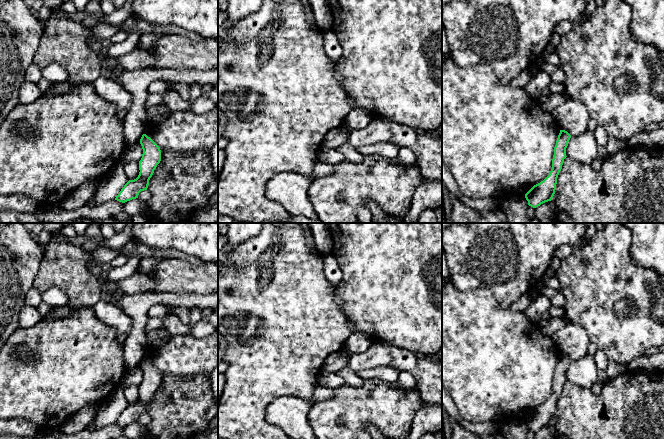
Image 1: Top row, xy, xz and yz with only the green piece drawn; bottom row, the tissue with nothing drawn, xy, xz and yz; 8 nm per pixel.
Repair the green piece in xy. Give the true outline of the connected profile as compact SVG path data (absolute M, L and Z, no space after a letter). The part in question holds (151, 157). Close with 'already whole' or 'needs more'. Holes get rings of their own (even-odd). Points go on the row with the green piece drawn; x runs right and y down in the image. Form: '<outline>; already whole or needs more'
M146 134L140 139L143 149L142 158L139 161L139 175L134 180L129 180L121 189L115 200L125 203L138 198L141 191L147 190L149 180L154 170L161 161L161 150L159 146Z; already whole

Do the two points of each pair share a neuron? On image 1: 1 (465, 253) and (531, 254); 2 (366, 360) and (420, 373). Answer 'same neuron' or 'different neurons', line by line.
1: same neuron
2: same neuron

